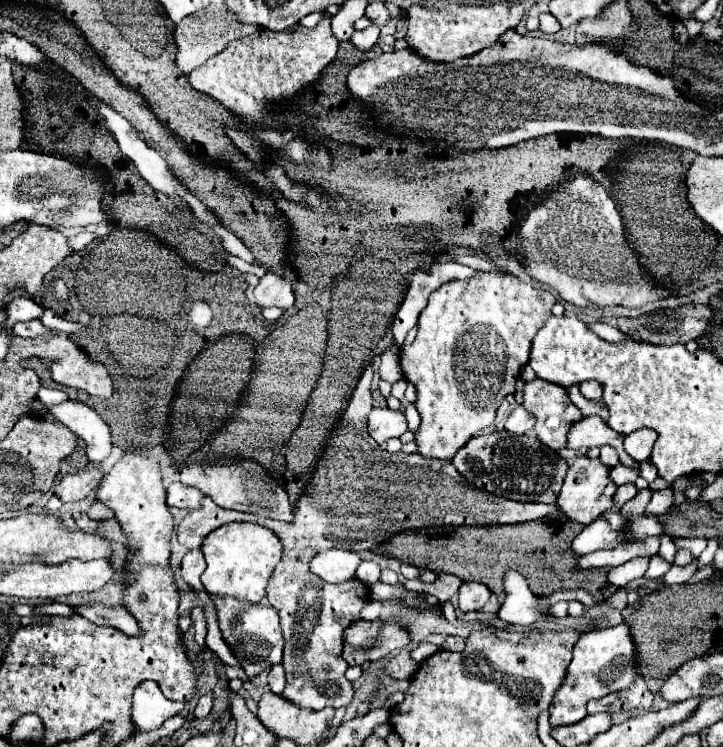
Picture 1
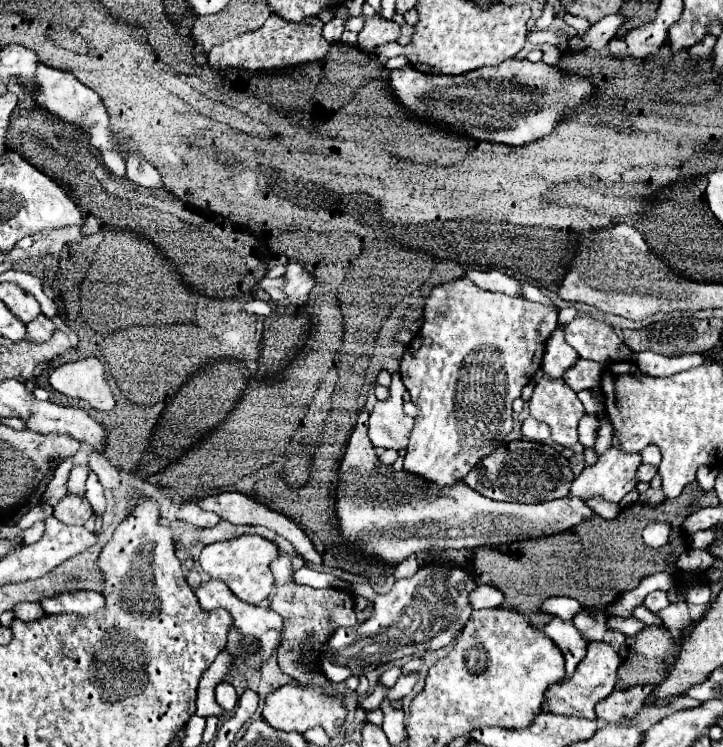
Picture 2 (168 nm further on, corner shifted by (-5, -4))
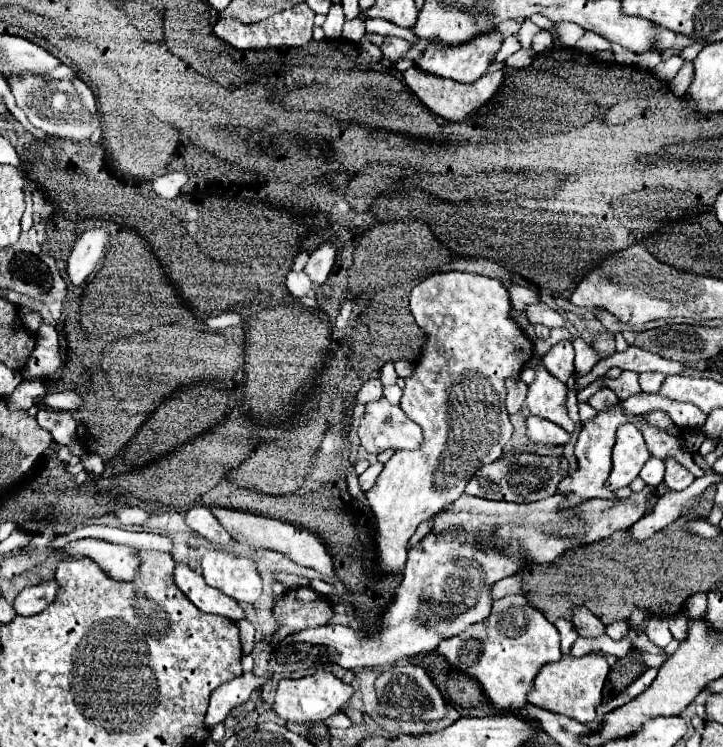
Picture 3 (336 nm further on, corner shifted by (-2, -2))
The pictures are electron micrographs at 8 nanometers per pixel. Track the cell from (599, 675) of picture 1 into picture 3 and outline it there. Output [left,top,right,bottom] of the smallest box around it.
[529,652,609,724]

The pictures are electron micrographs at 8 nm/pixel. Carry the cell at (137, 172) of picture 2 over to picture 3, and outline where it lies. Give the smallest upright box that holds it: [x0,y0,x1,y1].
[151,172,187,198]

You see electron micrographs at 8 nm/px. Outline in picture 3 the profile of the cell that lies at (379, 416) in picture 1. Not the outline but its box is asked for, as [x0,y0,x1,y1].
[357,396,423,454]

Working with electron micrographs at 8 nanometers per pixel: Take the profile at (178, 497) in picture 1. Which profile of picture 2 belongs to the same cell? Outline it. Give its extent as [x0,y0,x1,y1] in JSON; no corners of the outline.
[178,502,220,528]

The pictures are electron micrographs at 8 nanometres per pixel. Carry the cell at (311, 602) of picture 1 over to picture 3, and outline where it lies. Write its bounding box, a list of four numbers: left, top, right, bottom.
[271,586,335,634]

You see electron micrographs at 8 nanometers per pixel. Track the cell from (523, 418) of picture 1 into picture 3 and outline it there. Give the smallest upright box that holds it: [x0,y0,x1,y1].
[527,416,569,446]

